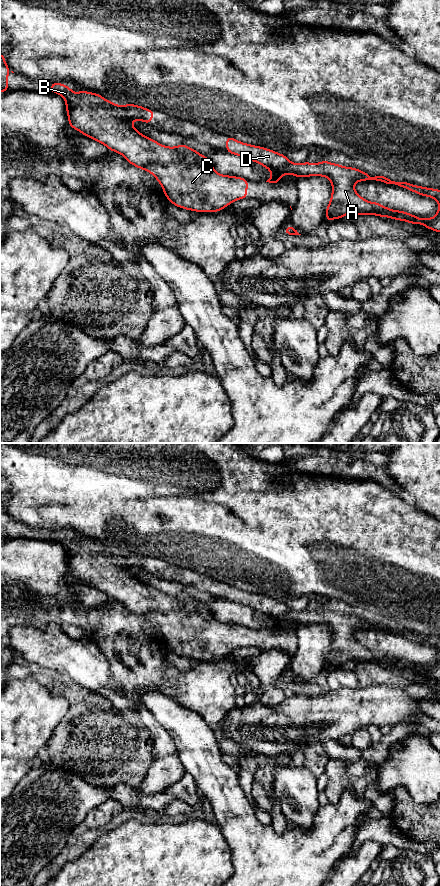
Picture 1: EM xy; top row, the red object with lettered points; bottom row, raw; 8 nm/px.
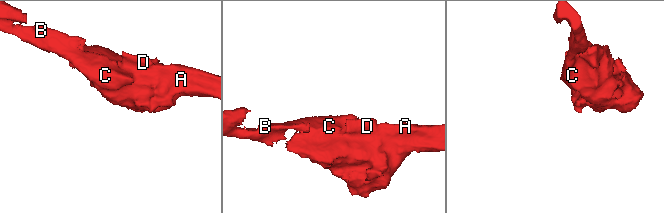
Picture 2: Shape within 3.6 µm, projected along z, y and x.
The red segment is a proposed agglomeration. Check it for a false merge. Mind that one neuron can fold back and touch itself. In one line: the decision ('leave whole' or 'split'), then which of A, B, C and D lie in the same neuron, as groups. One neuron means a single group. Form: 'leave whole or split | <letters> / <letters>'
leave whole | A B C D

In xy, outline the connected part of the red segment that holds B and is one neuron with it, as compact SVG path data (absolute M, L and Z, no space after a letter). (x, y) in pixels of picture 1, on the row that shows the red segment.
M58 82L51 83L50 92L57 93L65 99L69 127L105 145L110 151L123 155L131 165L151 173L160 183L168 201L175 206L195 212L218 212L236 200L247 198L248 180L242 177L219 174L214 170L210 160L196 150L184 144L176 147L161 145L152 138L144 136L132 126L131 122L135 120L148 124L152 123L154 110L149 110L148 108L134 104L116 105L104 99L100 94L87 93L85 90L75 93L66 84L59 84Z

